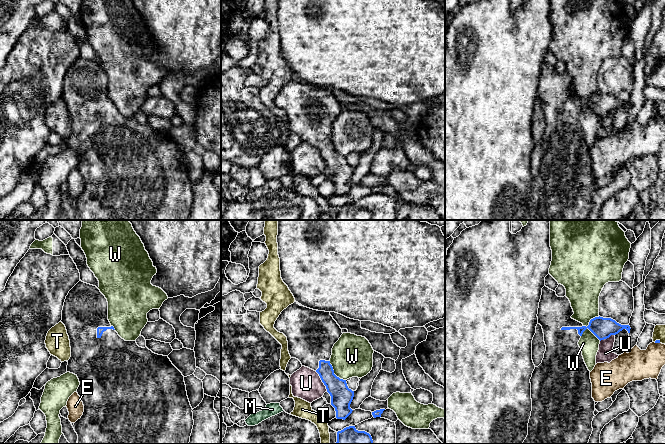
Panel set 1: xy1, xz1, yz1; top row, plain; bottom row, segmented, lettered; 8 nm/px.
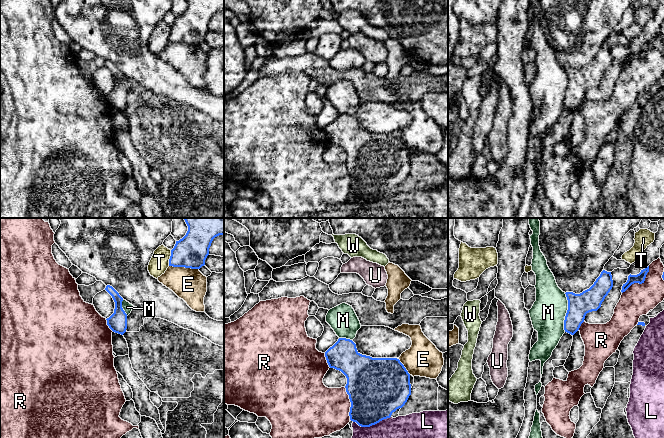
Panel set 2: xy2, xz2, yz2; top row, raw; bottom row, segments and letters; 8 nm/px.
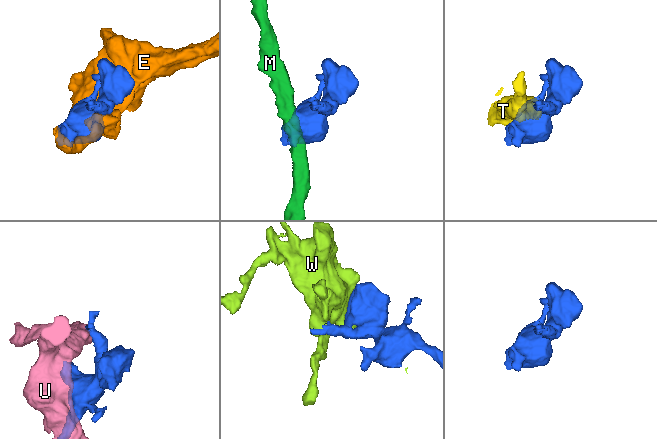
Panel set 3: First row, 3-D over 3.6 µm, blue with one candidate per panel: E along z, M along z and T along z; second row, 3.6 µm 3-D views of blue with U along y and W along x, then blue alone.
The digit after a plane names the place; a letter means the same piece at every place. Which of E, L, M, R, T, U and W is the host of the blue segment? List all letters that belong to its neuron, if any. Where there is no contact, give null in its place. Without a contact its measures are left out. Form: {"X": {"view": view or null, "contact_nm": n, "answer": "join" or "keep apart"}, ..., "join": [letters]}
{"E": {"view": "xy2", "contact_nm": 240, "answer": "keep apart"}, "L": {"view": "xz2", "contact_nm": 300, "answer": "keep apart"}, "M": {"view": "yz2", "contact_nm": 320, "answer": "keep apart"}, "R": {"view": "yz2", "contact_nm": 320, "answer": "keep apart"}, "T": {"view": "xy2", "contact_nm": 130, "answer": "keep apart"}, "U": {"view": "xz1", "contact_nm": 190, "answer": "keep apart"}, "W": {"view": "yz1", "contact_nm": 220, "answer": "keep apart"}, "join": []}

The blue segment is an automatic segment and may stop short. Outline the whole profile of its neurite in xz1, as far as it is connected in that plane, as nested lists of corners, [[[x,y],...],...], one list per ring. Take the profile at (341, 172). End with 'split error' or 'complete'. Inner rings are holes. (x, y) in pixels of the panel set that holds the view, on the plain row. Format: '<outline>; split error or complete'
[[[295,77],[281,88],[275,97],[274,104],[287,113],[291,134],[298,135],[302,142],[308,143],[319,150],[331,172],[331,181],[335,184],[336,194],[345,196],[353,187],[350,180],[354,173],[354,167],[348,164],[346,156],[340,155],[334,150],[333,143],[330,140],[332,124],[343,110],[342,105],[330,91],[330,88],[300,82]]]; split error

